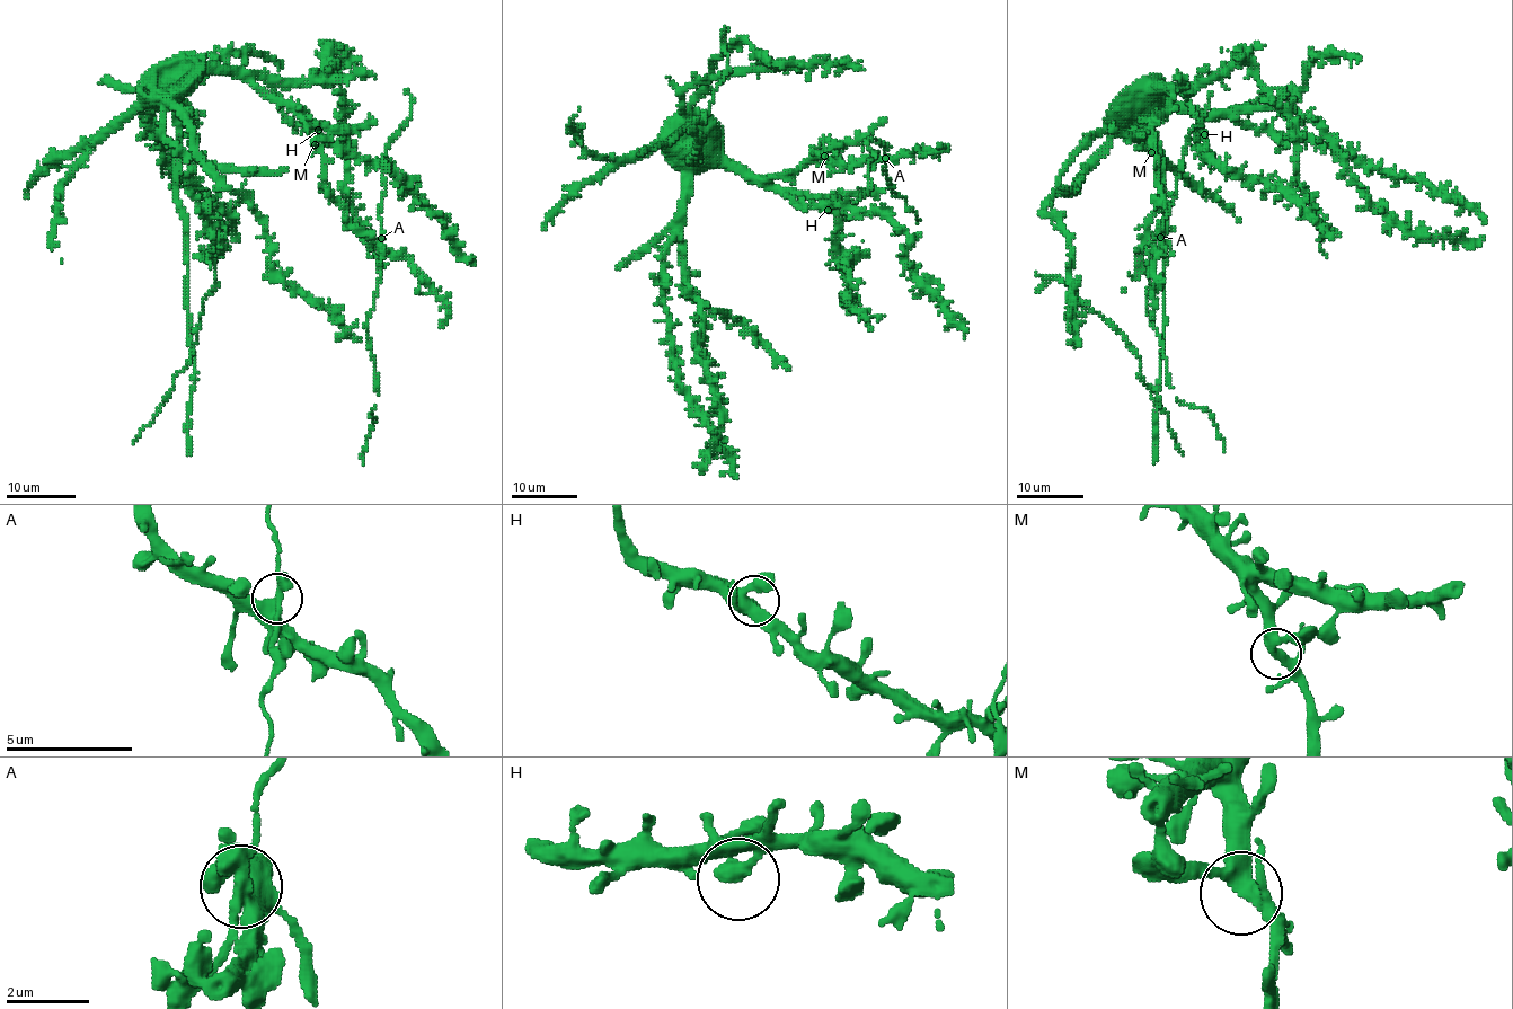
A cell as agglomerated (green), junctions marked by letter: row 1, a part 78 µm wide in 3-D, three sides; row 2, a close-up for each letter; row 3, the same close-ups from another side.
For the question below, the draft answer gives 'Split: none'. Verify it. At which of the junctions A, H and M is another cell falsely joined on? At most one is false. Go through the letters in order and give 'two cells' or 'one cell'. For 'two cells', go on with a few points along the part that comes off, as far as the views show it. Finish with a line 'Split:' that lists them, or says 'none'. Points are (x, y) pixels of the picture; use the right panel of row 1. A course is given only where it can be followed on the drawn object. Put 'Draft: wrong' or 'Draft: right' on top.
Draft: right
A: one cell
H: one cell
M: one cell
Split: none

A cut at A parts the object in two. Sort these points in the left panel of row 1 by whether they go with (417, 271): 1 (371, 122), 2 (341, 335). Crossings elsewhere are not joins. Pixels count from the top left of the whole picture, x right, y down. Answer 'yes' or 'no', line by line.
1: yes
2: yes

